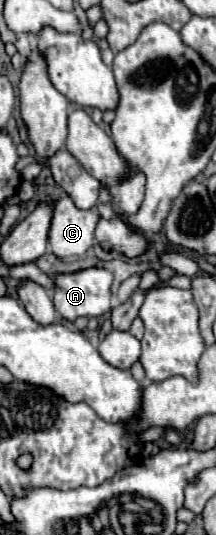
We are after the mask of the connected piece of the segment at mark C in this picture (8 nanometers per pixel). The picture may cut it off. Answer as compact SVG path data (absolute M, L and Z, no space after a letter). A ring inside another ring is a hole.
M63 195L53 203L53 221L49 227L49 247L57 257L83 255L93 245L93 233L99 215L93 209L77 209Z

